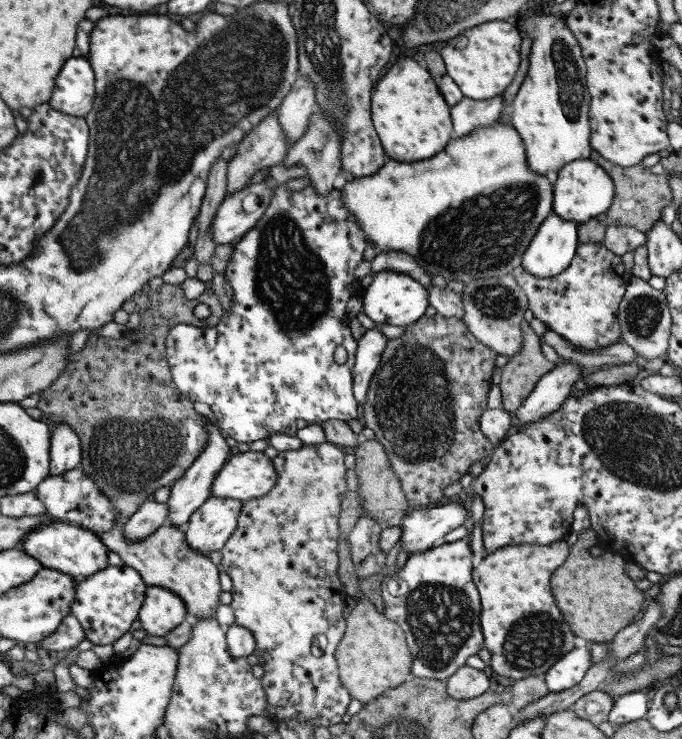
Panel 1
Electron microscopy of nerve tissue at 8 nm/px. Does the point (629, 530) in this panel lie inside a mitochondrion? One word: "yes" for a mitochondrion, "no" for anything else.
no

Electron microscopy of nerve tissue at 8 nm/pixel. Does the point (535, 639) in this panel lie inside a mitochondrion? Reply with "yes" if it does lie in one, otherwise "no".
yes

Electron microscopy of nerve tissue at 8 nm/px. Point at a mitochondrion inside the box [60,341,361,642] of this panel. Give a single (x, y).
(130, 457)

